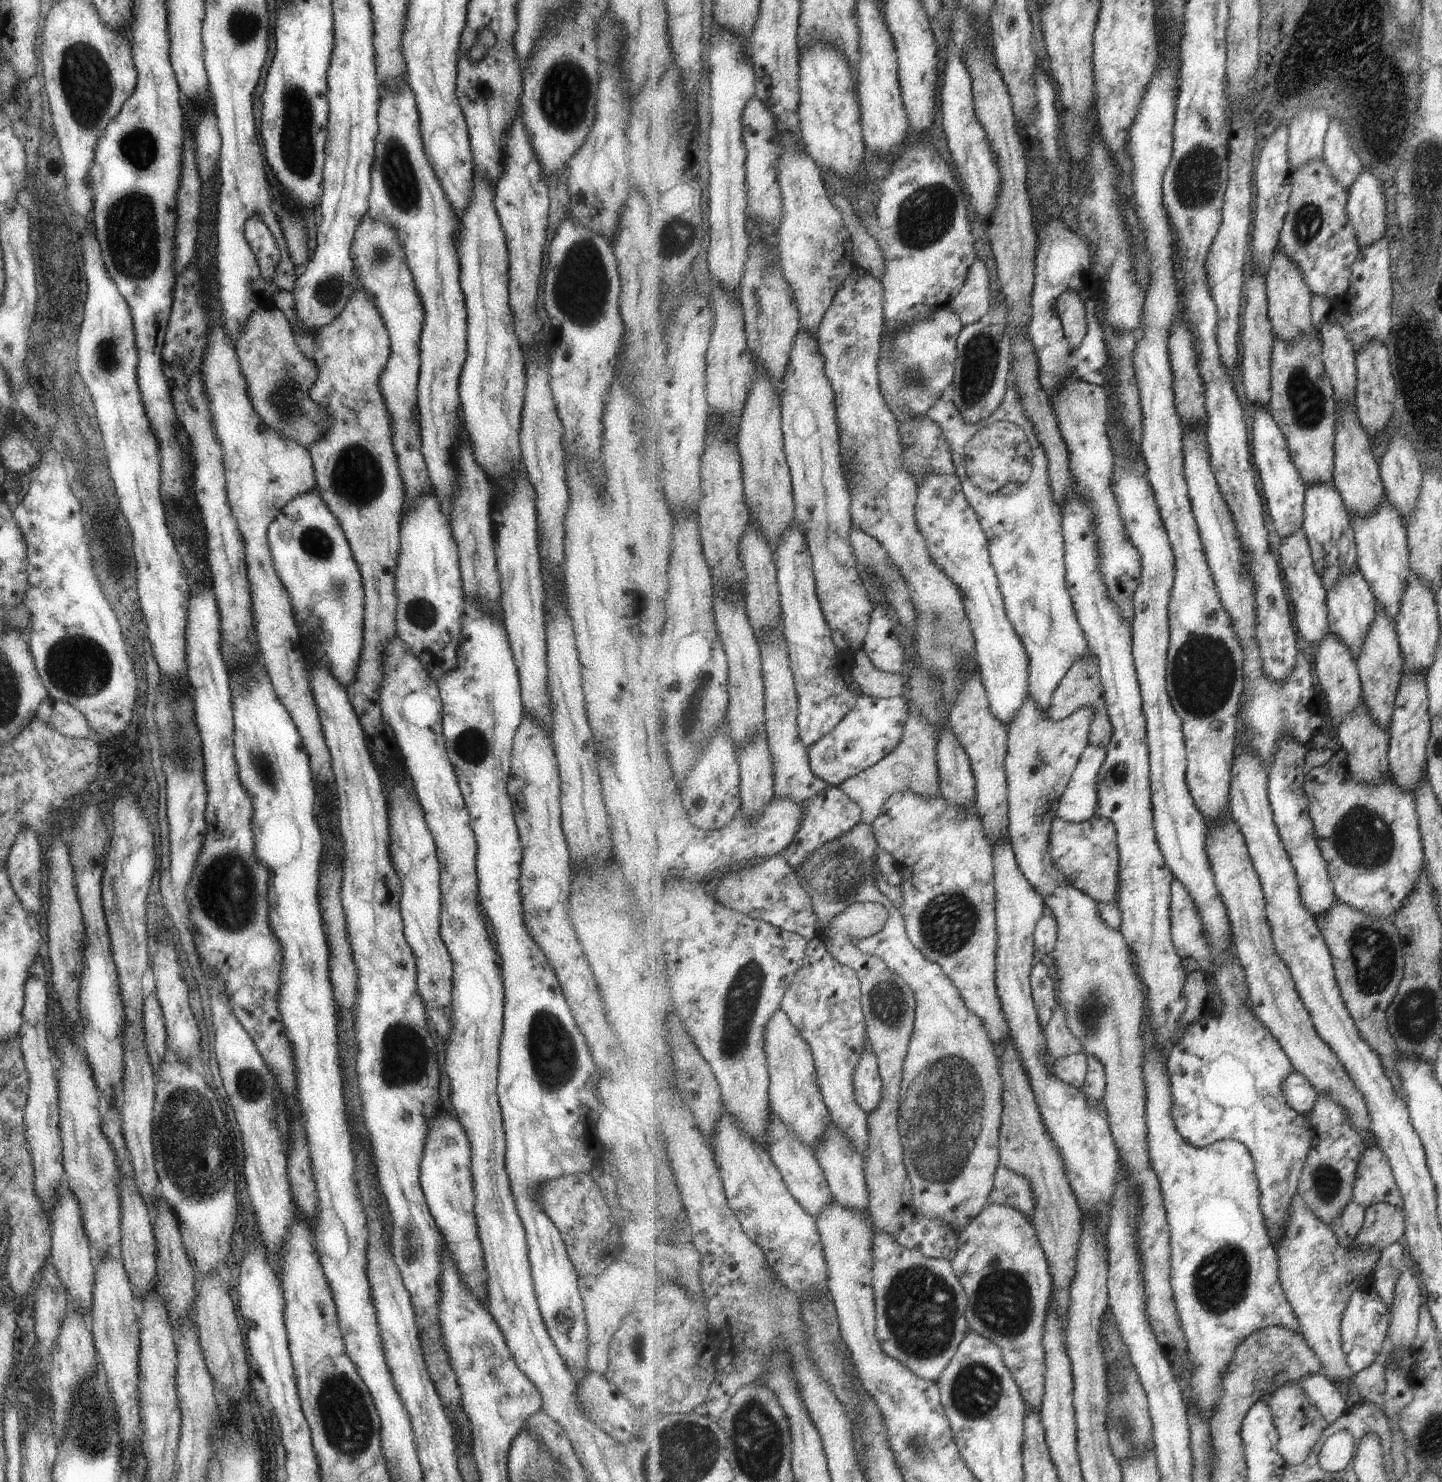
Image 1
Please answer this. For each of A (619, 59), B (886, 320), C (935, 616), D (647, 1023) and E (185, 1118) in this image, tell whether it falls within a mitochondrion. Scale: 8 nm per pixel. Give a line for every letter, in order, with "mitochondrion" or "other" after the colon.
A: other
B: other
C: mitochondrion
D: other
E: mitochondrion

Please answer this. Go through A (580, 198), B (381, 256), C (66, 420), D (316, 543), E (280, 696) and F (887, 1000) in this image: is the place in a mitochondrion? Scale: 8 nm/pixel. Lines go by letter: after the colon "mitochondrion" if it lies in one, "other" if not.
A: other
B: mitochondrion
C: other
D: mitochondrion
E: other
F: mitochondrion

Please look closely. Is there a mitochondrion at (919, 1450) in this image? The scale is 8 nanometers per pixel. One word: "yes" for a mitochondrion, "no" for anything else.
yes

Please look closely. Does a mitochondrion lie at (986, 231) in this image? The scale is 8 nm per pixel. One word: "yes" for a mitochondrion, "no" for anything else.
no

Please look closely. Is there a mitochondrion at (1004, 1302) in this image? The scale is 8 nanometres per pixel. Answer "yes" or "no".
yes

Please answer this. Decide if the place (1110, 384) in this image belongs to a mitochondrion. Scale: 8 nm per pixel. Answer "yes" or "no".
no

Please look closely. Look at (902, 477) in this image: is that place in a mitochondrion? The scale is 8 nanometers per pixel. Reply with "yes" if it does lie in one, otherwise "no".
no

